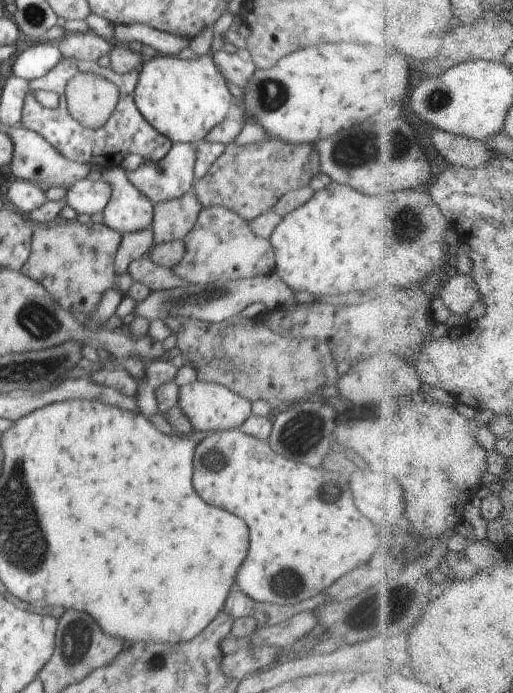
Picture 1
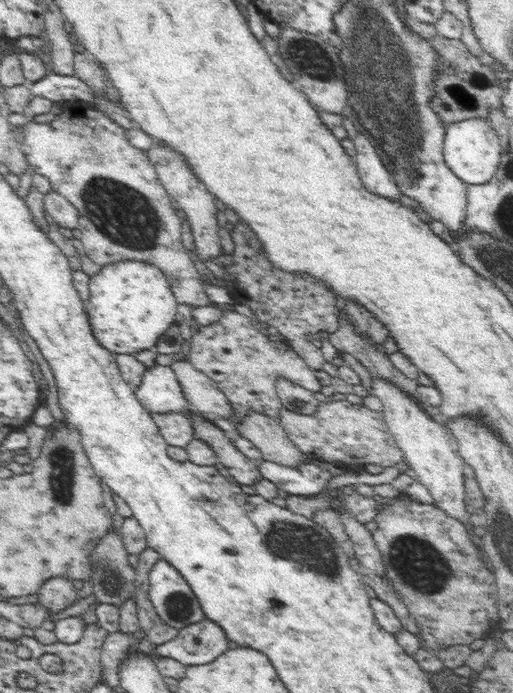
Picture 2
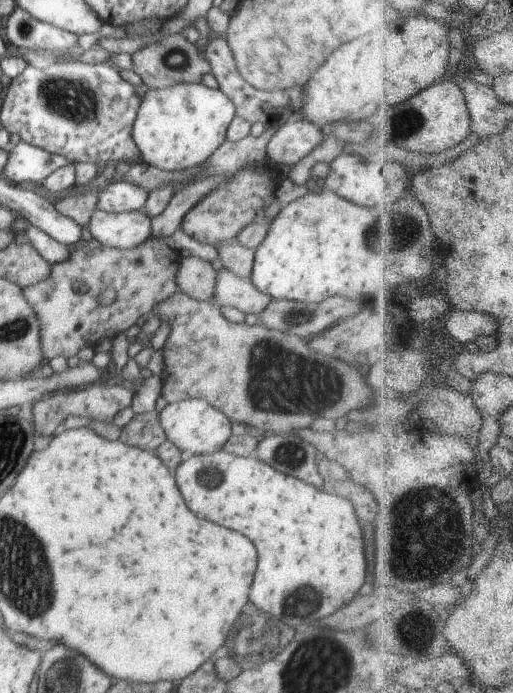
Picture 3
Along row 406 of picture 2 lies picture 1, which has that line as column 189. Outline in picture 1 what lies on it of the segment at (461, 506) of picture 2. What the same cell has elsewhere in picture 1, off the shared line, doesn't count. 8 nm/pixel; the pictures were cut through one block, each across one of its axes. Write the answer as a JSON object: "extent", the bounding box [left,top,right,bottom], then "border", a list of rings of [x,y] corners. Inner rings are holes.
{"extent":[177,381,252,435],"border":[[[193,381],[179,388],[177,406],[186,415],[193,428],[203,435],[205,432],[229,431],[240,428],[243,422],[252,414],[251,402],[232,389],[209,383],[206,381]]]}

